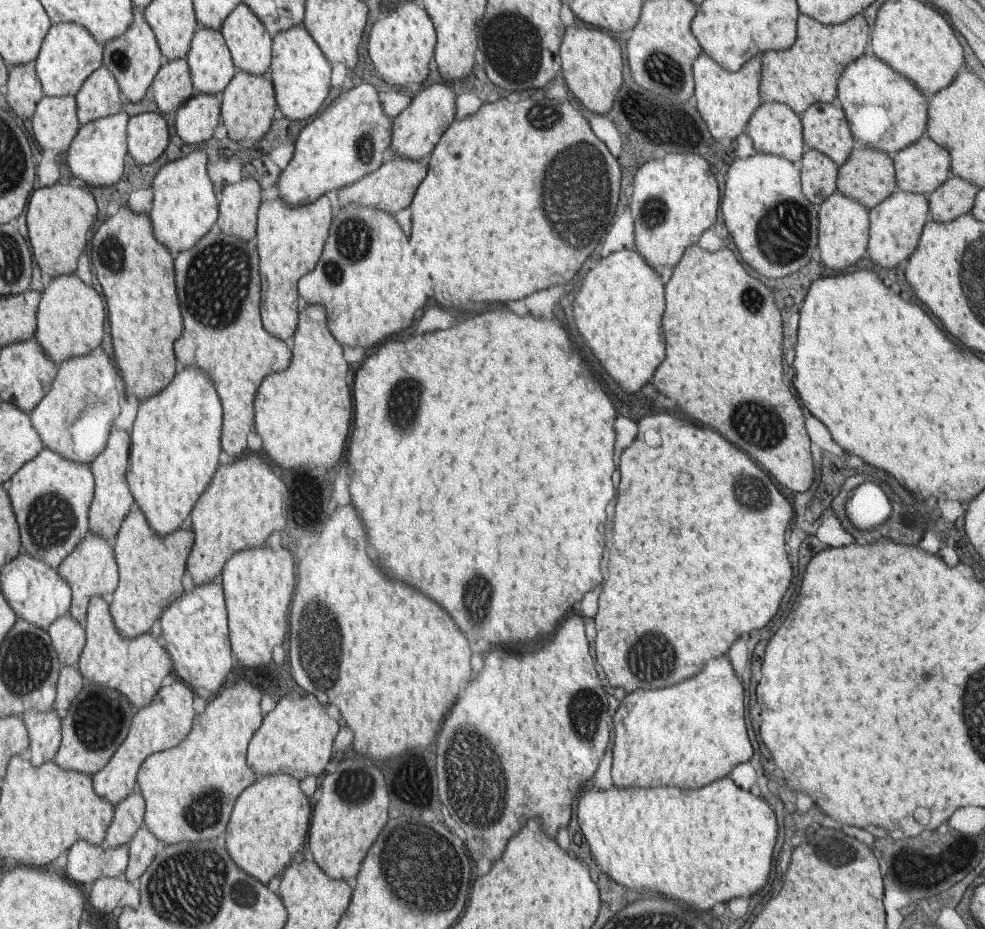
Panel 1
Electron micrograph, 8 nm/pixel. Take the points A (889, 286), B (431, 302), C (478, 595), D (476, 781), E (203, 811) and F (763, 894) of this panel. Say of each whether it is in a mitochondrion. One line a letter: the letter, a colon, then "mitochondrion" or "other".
A: other
B: other
C: mitochondrion
D: mitochondrion
E: mitochondrion
F: other

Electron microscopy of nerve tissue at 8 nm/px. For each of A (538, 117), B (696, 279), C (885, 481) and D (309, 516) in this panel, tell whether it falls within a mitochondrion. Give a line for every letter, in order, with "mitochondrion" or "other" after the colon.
A: mitochondrion
B: other
C: other
D: other

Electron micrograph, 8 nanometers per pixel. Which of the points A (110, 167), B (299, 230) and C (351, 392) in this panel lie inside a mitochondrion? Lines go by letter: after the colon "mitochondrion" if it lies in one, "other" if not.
A: other
B: other
C: other

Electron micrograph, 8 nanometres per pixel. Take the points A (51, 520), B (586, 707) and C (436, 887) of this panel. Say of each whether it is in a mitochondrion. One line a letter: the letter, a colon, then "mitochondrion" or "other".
A: mitochondrion
B: mitochondrion
C: mitochondrion

